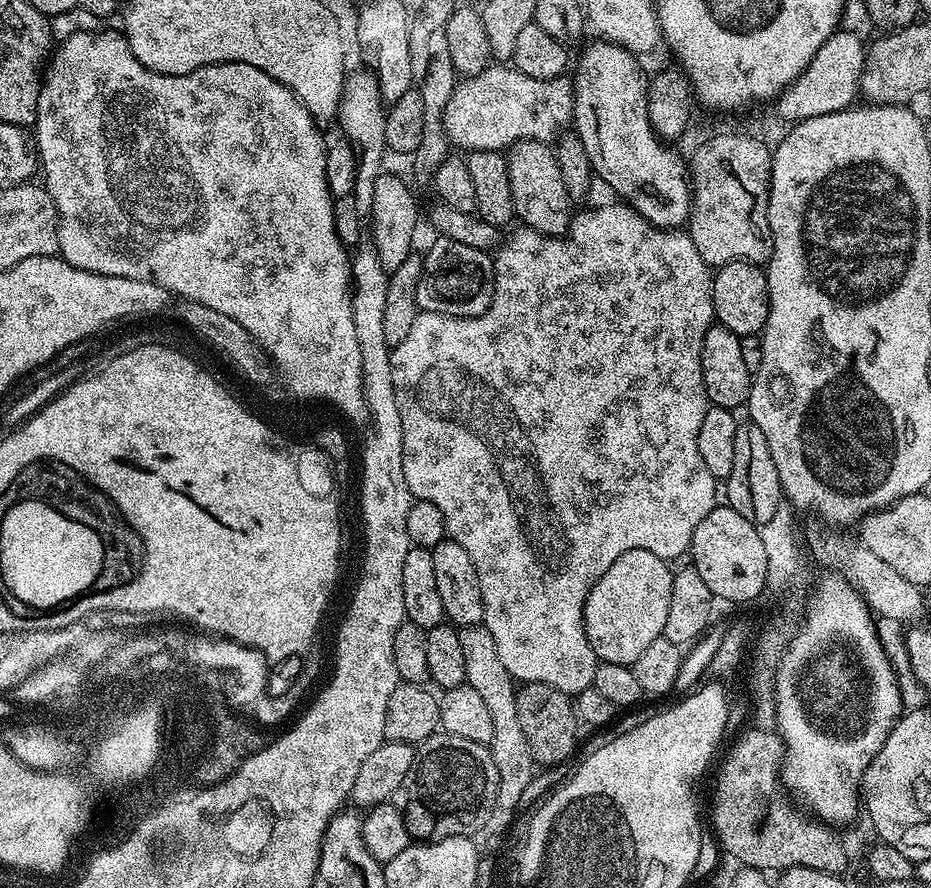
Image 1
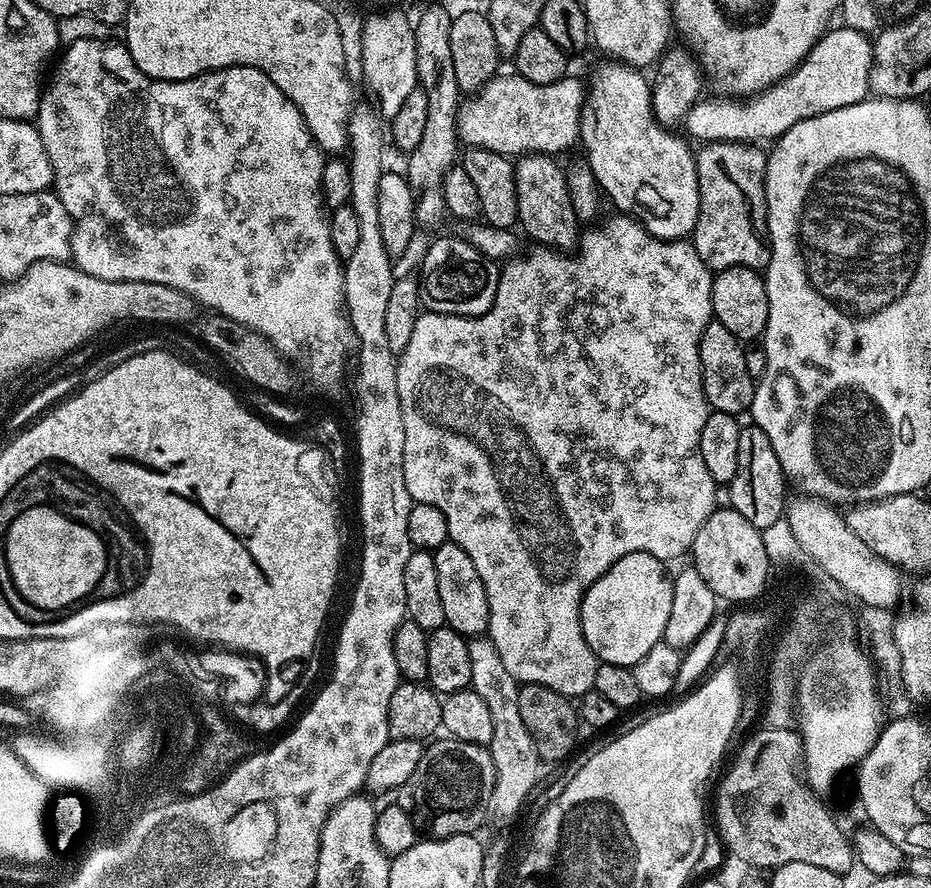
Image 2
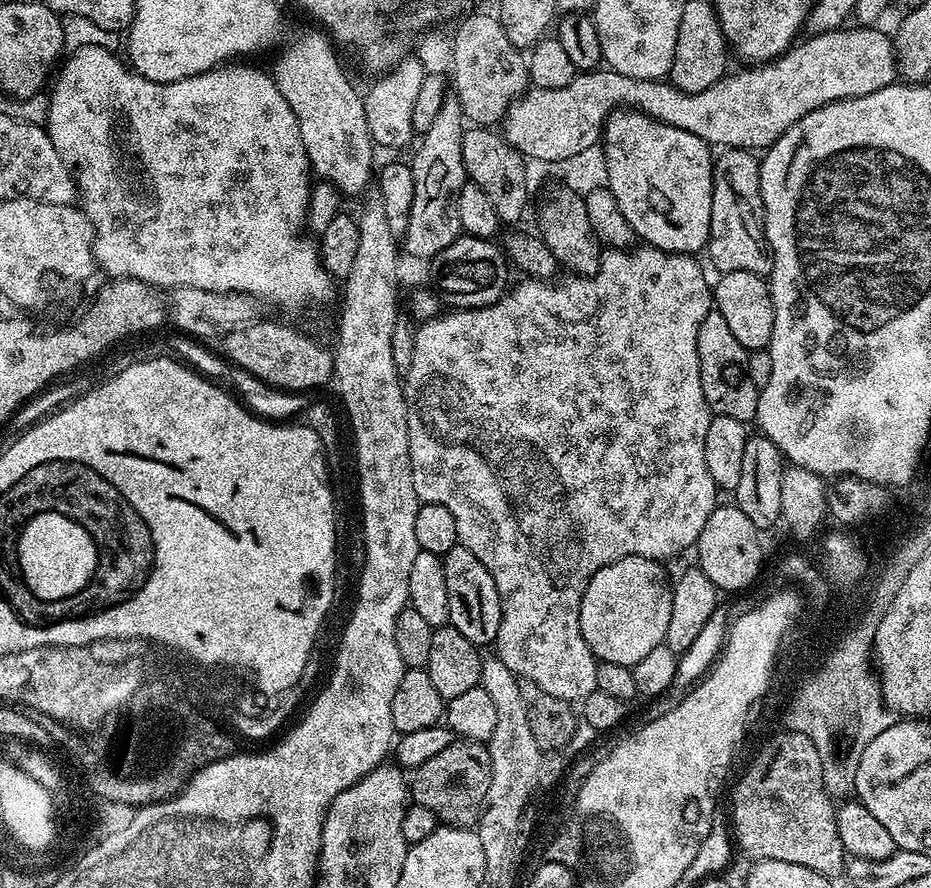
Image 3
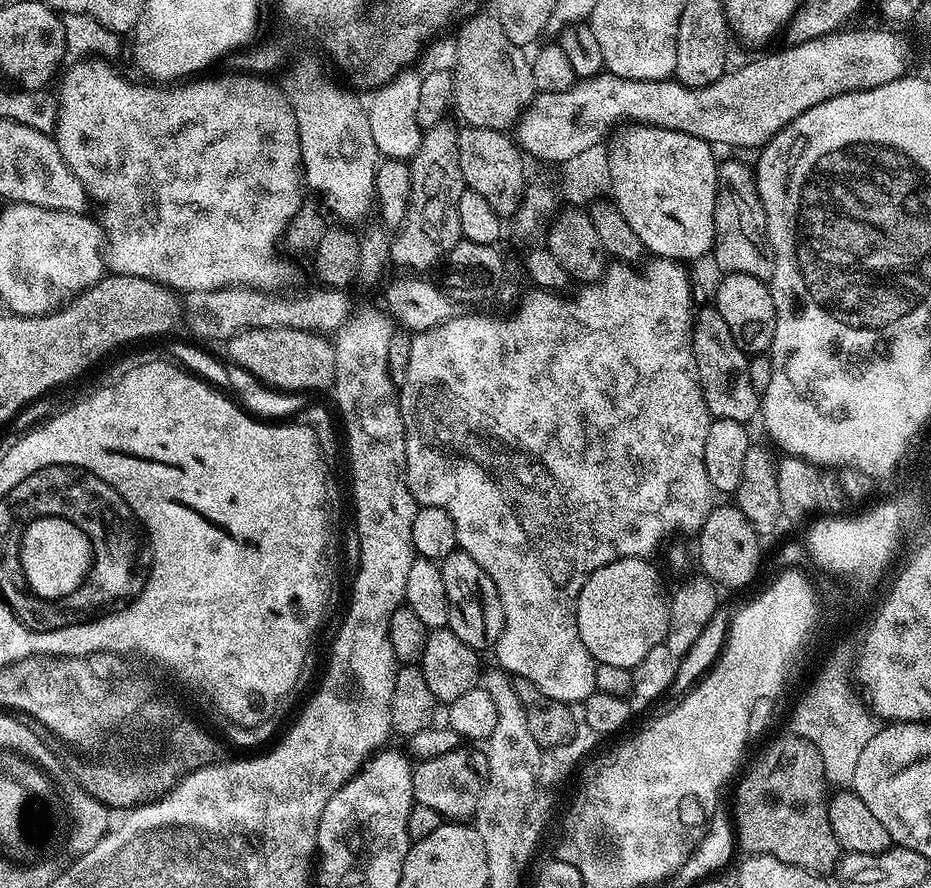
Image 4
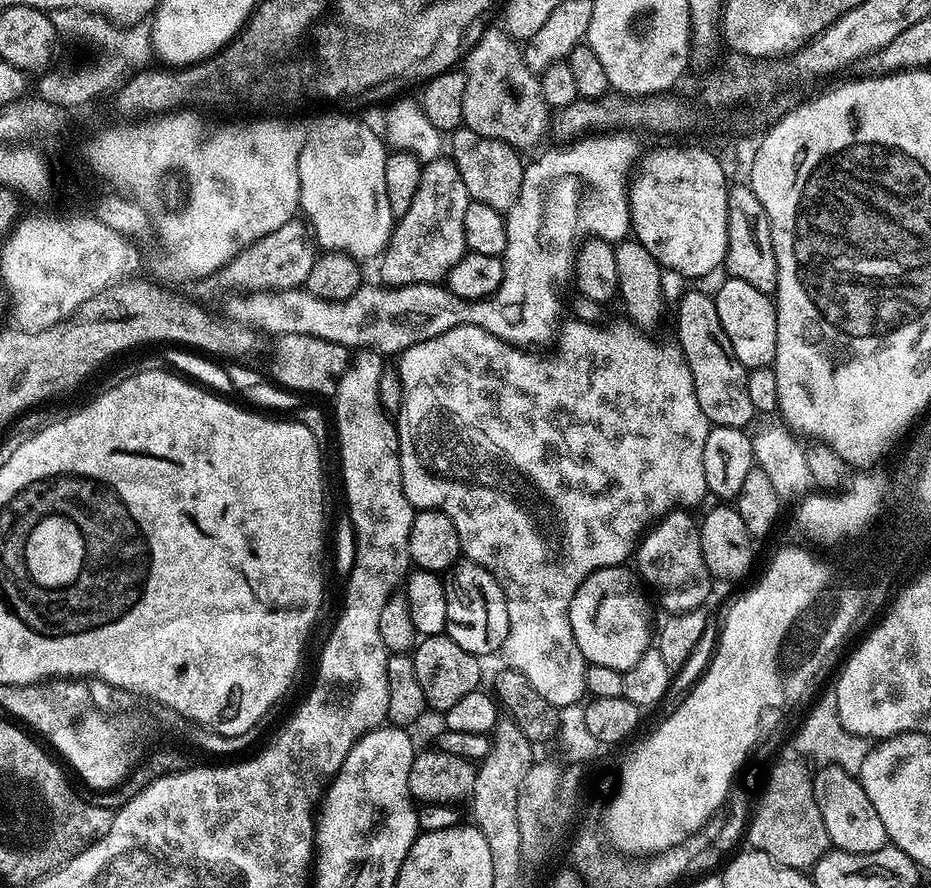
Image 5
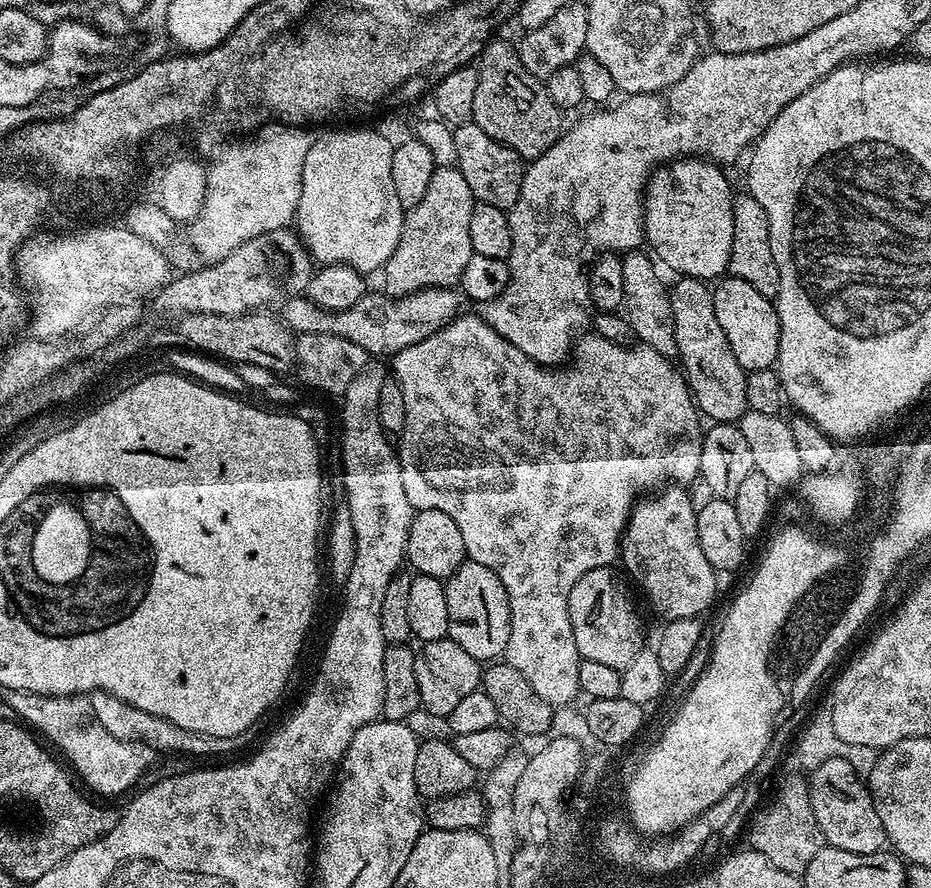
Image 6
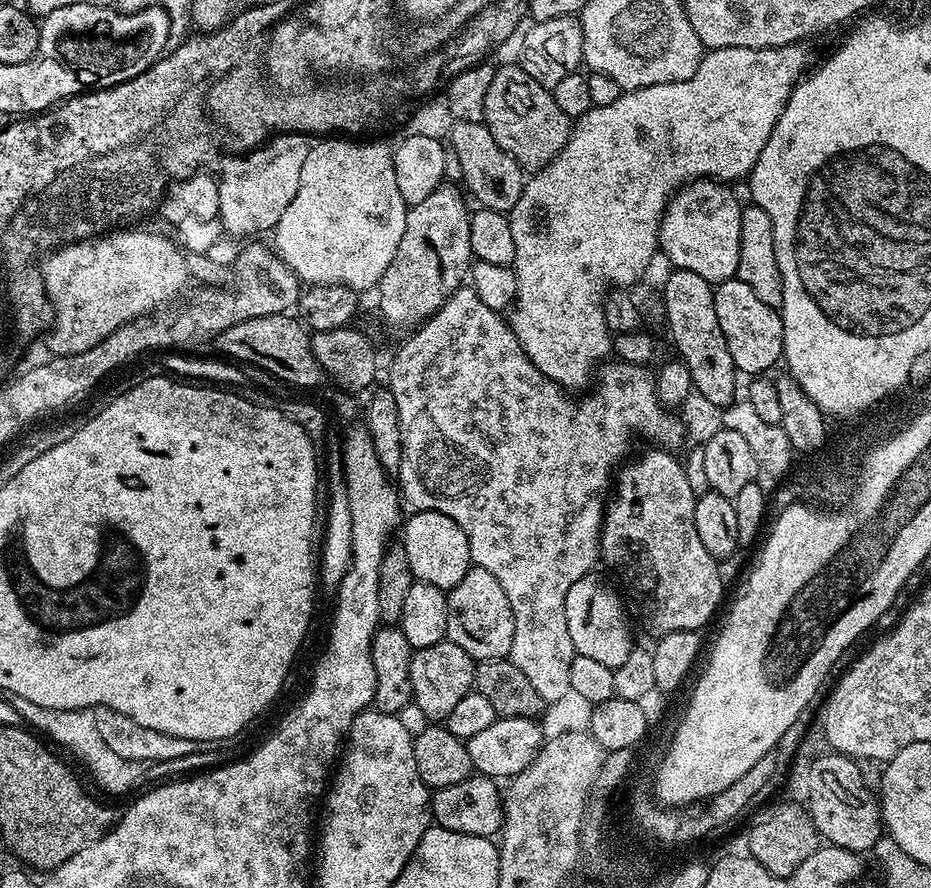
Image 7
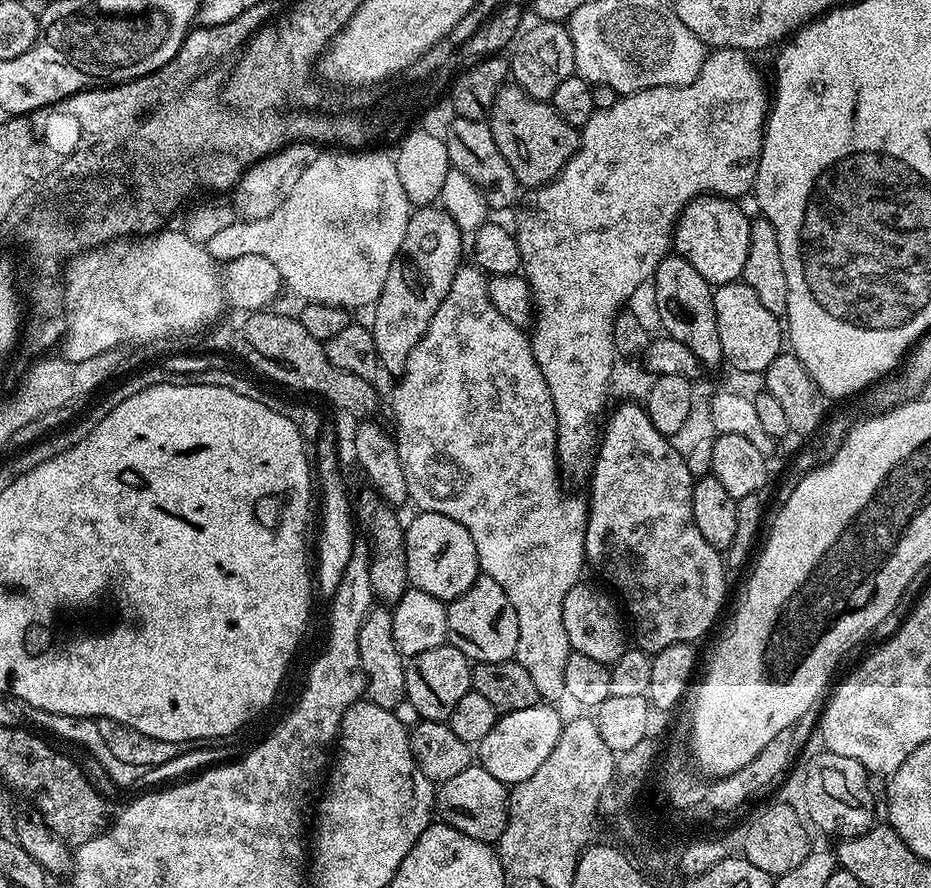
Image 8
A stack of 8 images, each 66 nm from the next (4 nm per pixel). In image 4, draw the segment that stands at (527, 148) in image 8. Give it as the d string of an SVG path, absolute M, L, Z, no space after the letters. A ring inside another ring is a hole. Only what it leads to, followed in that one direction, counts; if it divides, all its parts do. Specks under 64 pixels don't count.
M478 12L467 19L462 30L459 29L454 49L456 62L452 65L455 78L453 105L469 127L509 131L519 125L538 93L529 57L524 57L525 49L510 42L493 13L484 13Z

